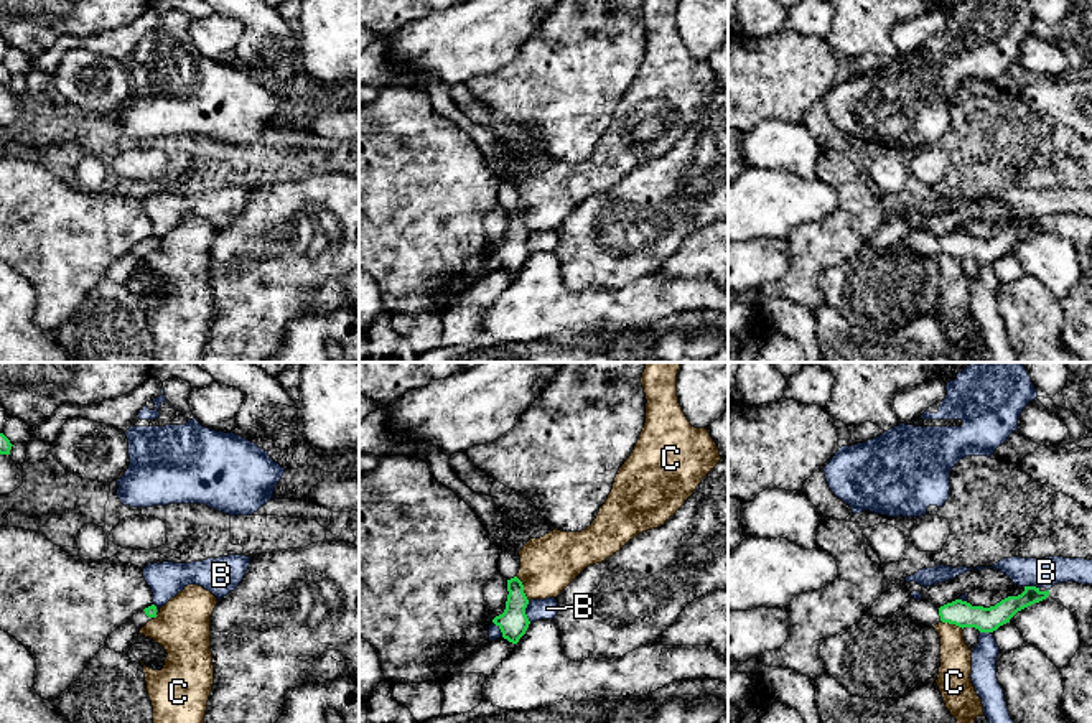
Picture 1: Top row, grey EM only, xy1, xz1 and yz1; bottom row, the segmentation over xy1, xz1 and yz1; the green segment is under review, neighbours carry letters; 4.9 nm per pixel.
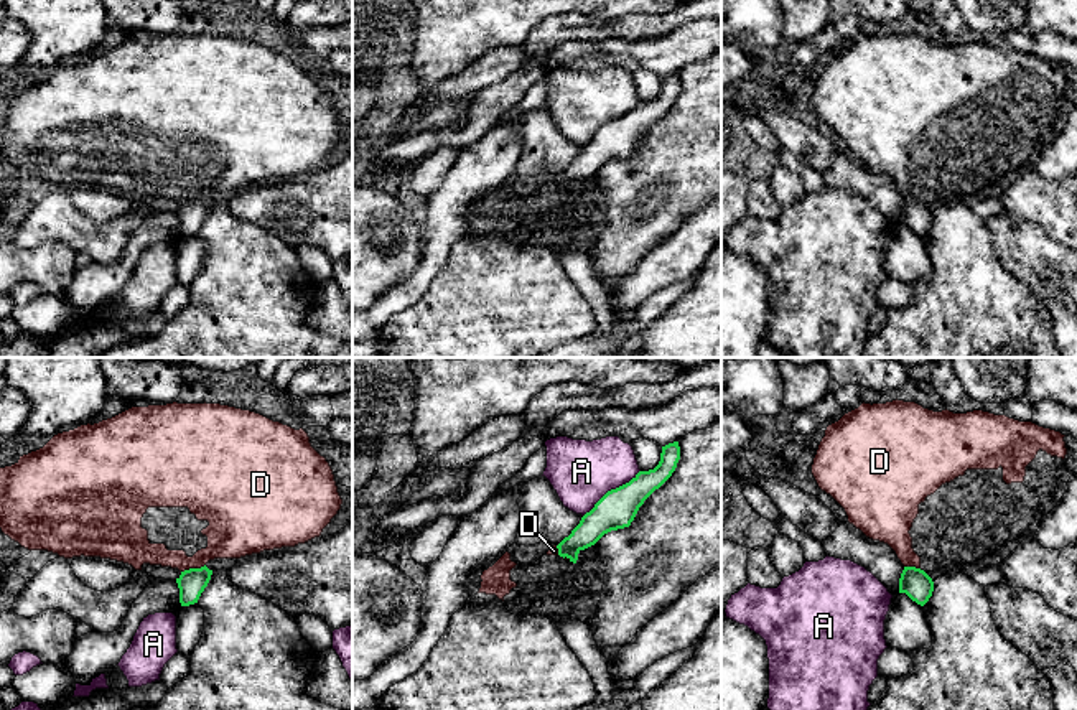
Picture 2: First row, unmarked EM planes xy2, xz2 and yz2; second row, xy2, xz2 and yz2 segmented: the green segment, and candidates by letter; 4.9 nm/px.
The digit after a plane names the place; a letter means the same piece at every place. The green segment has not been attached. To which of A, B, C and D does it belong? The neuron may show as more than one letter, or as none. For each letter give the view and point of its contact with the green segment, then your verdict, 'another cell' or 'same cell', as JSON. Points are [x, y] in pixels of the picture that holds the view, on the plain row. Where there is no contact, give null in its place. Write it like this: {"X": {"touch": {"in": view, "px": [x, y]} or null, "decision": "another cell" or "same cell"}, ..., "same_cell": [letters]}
{"A": {"touch": {"in": "xz2", "px": [611, 121]}, "decision": "another cell"}, "B": {"touch": {"in": "xz1", "px": [524, 242]}, "decision": "another cell"}, "C": {"touch": {"in": "xz1", "px": [522, 219]}, "decision": "another cell"}, "D": {"touch": {"in": "xy2", "px": [193, 200]}, "decision": "another cell"}, "same_cell": []}

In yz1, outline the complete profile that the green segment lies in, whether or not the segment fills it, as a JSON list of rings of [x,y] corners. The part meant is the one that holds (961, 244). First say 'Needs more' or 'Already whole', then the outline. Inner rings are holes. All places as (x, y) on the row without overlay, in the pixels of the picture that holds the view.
Needs more. [[[1024,217],[1024,222],[1018,227],[1008,227],[995,237],[972,237],[967,232],[955,231],[940,239],[934,237],[926,231],[911,229],[903,239],[899,239],[896,249],[909,249],[927,259],[936,255],[949,254],[959,259],[975,259],[980,264],[993,264],[1000,257],[1010,254],[1010,250],[1021,240],[1039,234],[1049,227],[1048,222],[1041,222],[1036,217]]]

